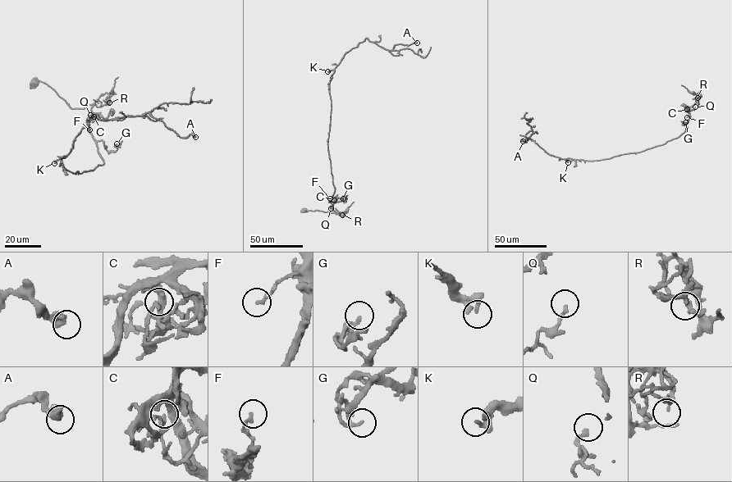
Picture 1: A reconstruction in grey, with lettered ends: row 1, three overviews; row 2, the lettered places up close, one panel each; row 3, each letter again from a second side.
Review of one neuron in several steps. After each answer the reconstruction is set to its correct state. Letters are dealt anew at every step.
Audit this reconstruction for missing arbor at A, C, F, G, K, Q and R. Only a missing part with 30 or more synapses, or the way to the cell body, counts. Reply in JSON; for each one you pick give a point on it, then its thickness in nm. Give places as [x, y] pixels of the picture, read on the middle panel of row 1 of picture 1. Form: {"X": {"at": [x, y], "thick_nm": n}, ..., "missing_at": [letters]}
{"missing_at": []}

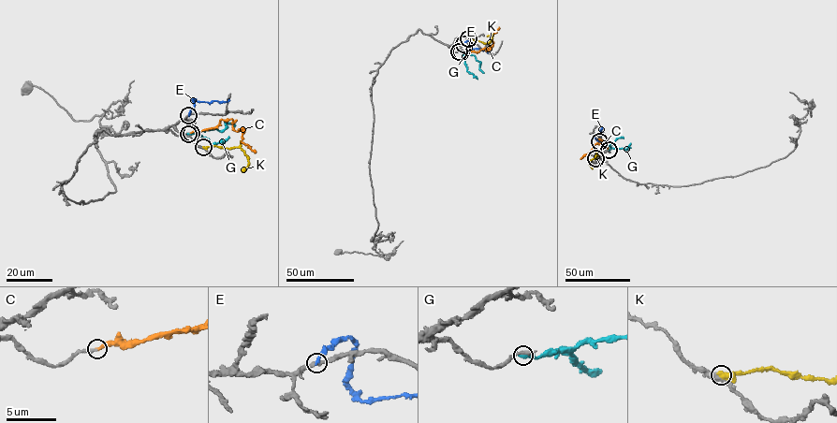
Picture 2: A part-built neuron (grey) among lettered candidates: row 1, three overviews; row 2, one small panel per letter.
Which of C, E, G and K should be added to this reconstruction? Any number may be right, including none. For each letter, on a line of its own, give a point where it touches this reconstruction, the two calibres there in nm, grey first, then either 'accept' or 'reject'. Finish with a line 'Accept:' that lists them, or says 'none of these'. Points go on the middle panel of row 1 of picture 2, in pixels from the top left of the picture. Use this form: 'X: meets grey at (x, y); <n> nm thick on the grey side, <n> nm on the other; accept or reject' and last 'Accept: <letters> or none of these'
C: meets grey at (461, 51); 240 nm thick on the grey side, 280 nm on the other; accept
E: meets grey at (463, 44); 280 nm thick on the grey side, 240 nm on the other; reject
G: meets grey at (459, 51); 260 nm thick on the grey side, 320 nm on the other; reject
K: meets grey at (468, 38); 400 nm thick on the grey side, 600 nm on the other; reject
Accept: C

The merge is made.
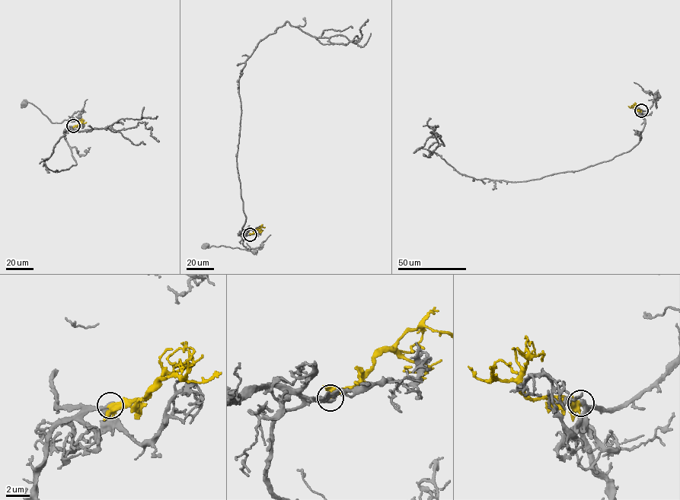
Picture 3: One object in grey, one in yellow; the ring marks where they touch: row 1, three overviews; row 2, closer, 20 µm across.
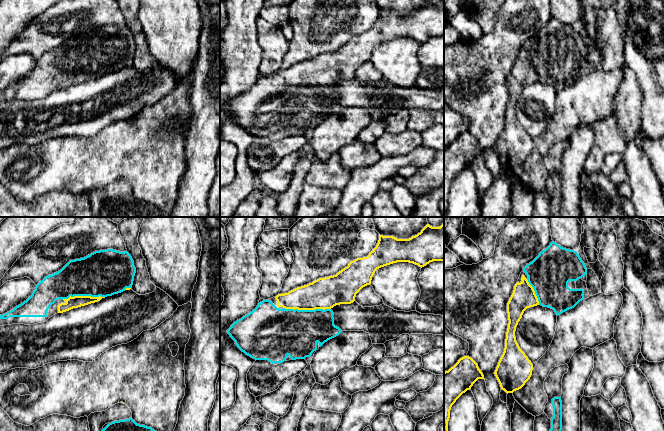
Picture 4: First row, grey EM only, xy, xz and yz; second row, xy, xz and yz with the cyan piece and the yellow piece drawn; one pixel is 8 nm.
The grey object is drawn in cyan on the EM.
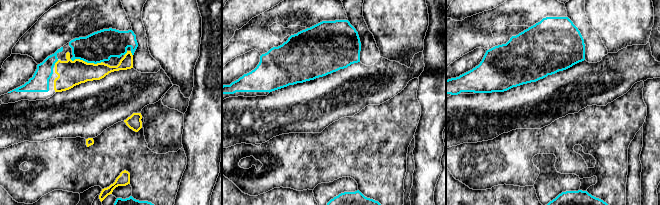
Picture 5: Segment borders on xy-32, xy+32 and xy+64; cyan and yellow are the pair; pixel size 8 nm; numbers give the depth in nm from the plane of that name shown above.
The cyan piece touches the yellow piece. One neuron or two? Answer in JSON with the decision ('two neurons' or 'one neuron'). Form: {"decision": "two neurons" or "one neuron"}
{"decision": "one neuron"}

